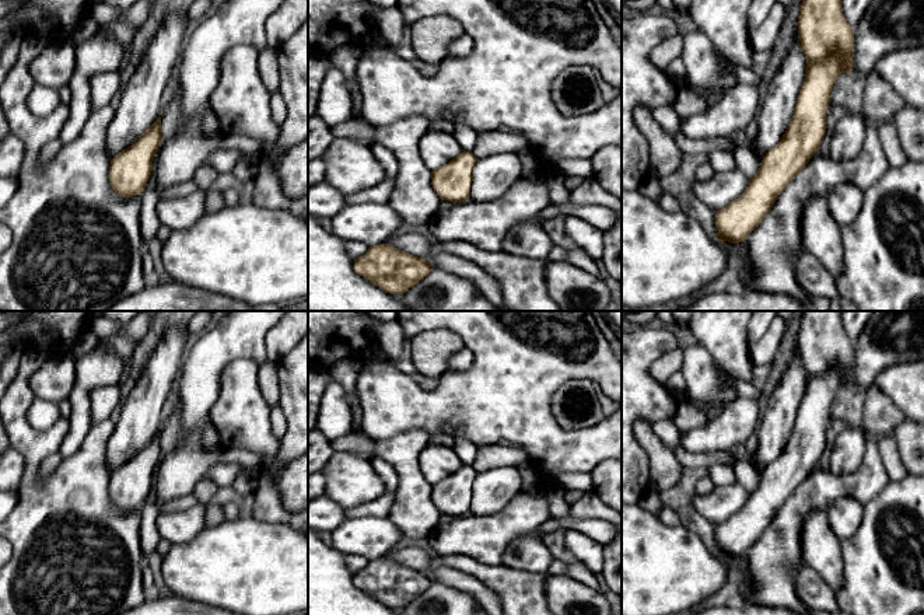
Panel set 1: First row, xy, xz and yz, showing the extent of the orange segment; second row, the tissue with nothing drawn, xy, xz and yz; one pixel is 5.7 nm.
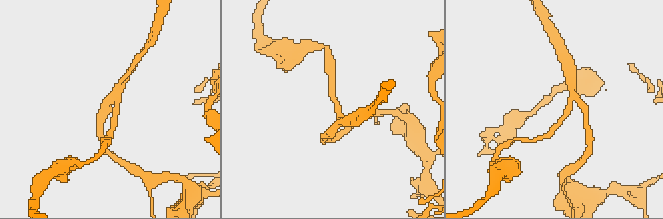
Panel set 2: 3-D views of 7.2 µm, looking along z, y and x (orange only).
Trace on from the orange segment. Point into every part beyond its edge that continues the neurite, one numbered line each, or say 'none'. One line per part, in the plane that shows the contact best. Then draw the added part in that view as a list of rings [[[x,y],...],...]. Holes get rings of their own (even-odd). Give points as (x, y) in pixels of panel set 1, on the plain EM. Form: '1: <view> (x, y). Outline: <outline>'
1: yz (784, 401). Outline: [[[798,356],[791,361],[769,399],[759,431],[759,444],[750,459],[760,475],[781,454],[794,430],[805,381],[806,371]]]

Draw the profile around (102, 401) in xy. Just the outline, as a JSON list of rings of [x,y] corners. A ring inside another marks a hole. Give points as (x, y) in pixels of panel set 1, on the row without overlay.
[[[119,384],[94,388],[90,395],[91,423],[94,424],[109,419],[120,402]]]

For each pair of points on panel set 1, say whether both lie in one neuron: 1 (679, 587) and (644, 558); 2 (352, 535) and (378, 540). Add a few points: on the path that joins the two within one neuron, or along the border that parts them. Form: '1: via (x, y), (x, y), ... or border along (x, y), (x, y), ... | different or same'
1: via (671, 579), (662, 570), (657, 570), (653, 566) | same
2: via (359, 535), (371, 537) | same

